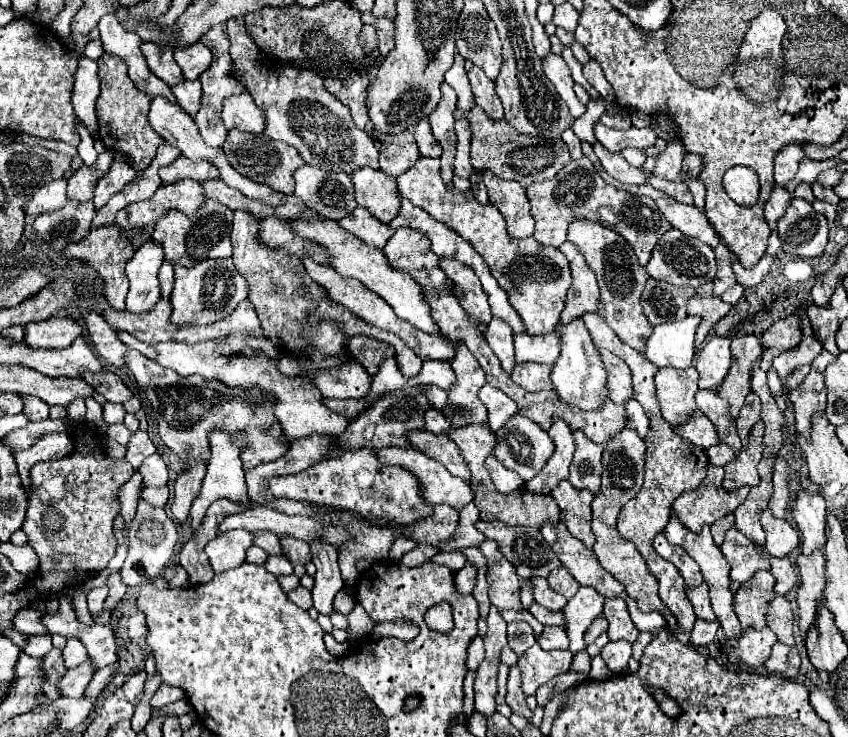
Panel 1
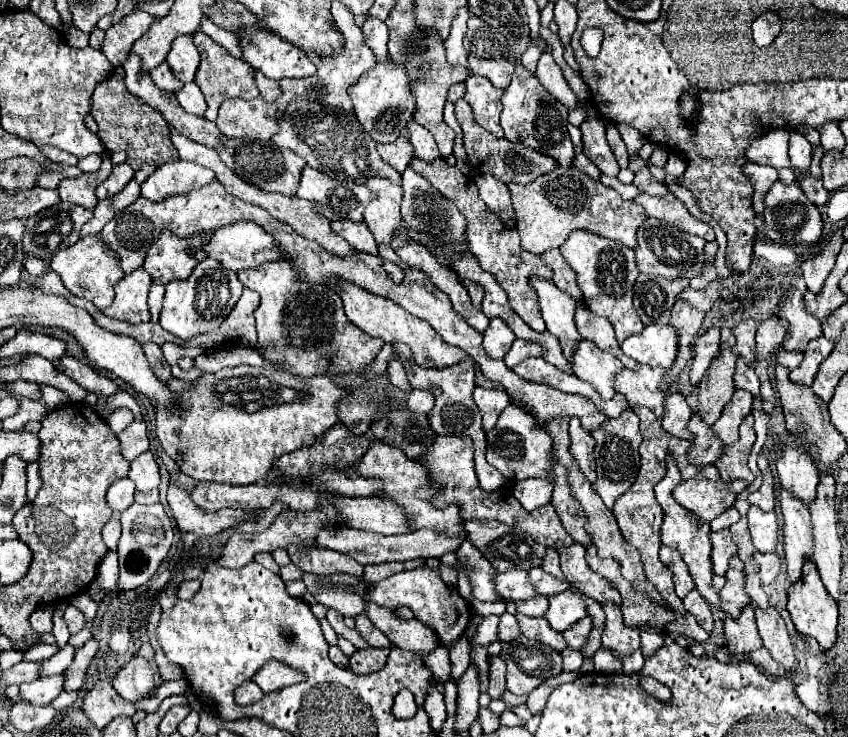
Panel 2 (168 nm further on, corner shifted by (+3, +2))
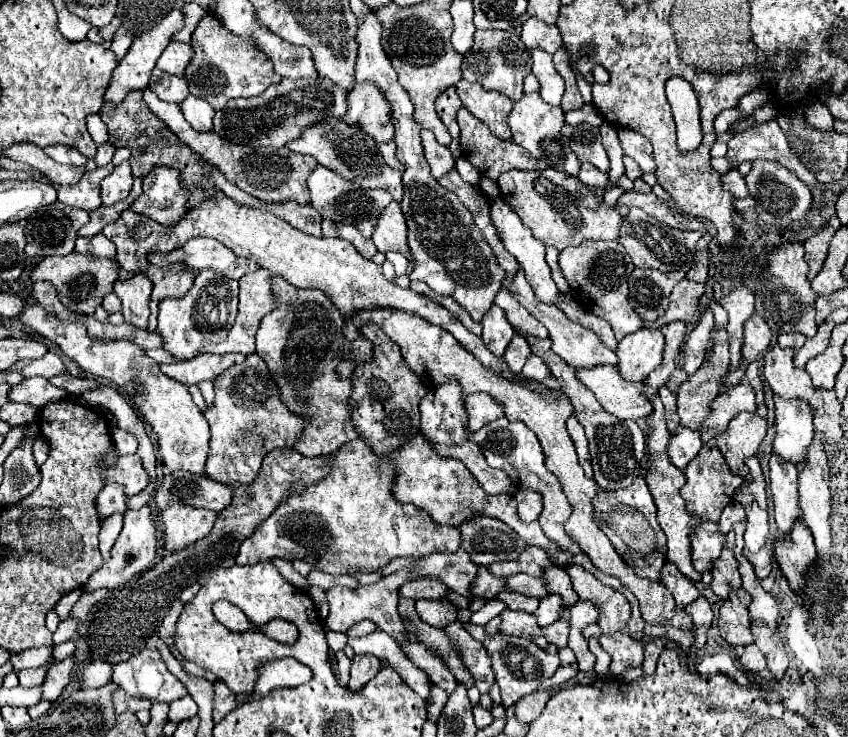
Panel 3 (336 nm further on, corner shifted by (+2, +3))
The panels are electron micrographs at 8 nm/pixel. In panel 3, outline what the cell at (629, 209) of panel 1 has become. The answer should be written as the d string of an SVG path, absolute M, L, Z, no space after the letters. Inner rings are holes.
M548 167L548 169L544 169L544 171L508 171L508 173L504 173L504 175L500 175L500 179L496 181L498 183L498 187L500 187L500 195L502 195L502 199L512 207L512 211L516 211L518 213L518 217L522 219L522 223L532 231L532 235L536 237L536 239L540 239L546 247L556 247L558 251L562 251L562 249L566 249L566 247L570 247L570 245L580 245L582 241L588 241L588 239L602 239L602 241L620 241L620 227L622 227L622 223L624 223L624 217L618 213L618 203L616 205L608 205L608 203L604 203L604 199L602 199L602 195L604 195L604 191L606 189L610 189L610 187L604 187L604 189L598 189L598 187L588 187L588 185L584 185L578 177L572 177L572 175L566 175L566 173L562 173L562 171L556 171L556 169L552 169L552 167Z

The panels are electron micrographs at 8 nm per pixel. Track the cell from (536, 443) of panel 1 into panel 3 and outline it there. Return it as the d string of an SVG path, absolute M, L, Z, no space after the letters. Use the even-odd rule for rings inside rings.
M500 417L500 419L484 425L478 433L472 433L472 441L476 441L480 445L480 449L484 451L484 457L486 457L488 465L506 471L508 477L517 487L540 491L540 495L544 497L544 509L538 517L540 527L544 527L544 533L550 539L554 539L566 551L576 555L580 549L568 539L568 535L564 531L564 523L572 515L572 507L570 507L570 503L568 503L568 499L562 491L562 485L560 485L558 477L552 471L548 471L548 467L544 465L546 457L542 453L542 447L540 447L540 441L538 441L536 433L530 431L522 421L508 421L506 417Z

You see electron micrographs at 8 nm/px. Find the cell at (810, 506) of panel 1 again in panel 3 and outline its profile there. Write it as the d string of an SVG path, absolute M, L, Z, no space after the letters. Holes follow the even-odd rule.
M774 397L776 405L776 439L774 439L774 453L796 465L806 467L806 451L814 439L814 427L812 427L812 409L808 403L794 399L784 401L780 397Z

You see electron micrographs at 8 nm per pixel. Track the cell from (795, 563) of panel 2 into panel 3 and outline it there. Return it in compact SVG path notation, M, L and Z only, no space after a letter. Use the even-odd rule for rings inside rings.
M774 453L770 457L770 493L778 531L780 535L788 535L802 515L798 503L798 469L792 463L776 459Z

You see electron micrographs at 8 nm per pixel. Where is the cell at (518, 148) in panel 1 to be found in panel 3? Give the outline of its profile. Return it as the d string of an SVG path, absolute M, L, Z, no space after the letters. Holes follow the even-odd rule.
M460 107L458 109L458 125L460 125L460 147L464 157L488 179L496 181L502 173L512 171L512 169L520 169L520 171L542 171L548 165L542 159L536 159L532 155L528 155L528 151L524 151L520 145L516 145L514 141L502 141L498 137L494 137L488 127L478 121L468 109Z

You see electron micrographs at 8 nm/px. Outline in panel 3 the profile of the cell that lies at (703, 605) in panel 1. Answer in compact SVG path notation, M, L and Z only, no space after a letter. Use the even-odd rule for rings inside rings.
M698 597L694 599L690 605L686 605L686 613L692 617L694 623L694 631L696 631L696 647L702 647L706 643L706 631L712 625L714 613L710 603L706 601L706 597Z

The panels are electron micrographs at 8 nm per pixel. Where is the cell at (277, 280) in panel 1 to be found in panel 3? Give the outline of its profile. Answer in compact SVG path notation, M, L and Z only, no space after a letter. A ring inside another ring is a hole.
M270 275L270 285L278 307L260 321L256 333L256 353L272 371L288 409L308 421L304 435L296 441L294 449L302 451L306 457L330 455L346 441L360 439L352 425L348 405L354 375L346 379L340 377L336 371L338 363L352 361L354 367L372 363L372 343L364 335L358 335L354 341L344 337L344 315L334 307L324 291L298 289L280 275Z

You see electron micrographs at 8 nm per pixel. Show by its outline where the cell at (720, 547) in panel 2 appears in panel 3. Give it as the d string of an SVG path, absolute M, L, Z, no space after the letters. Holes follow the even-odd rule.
M700 521L700 527L692 533L692 563L698 573L712 571L714 561L720 559L726 537L718 531L716 523Z

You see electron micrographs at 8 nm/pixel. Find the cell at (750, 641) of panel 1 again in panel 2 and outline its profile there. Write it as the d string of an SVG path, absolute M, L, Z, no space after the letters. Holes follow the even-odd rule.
M751 604L741 610L739 618L725 616L723 632L727 638L727 648L735 656L743 656L761 648L761 636L755 626L755 610Z

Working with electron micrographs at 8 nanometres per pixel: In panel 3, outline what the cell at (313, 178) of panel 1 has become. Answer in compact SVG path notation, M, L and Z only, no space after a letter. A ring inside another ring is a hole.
M318 165L310 175L308 175L308 189L310 189L310 199L312 199L312 207L324 217L324 219L332 219L338 223L348 223L348 225L356 225L360 229L360 233L364 233L364 237L370 239L374 225L376 225L376 215L380 215L380 211L392 201L392 195L384 189L364 189L336 173L332 173L330 169Z

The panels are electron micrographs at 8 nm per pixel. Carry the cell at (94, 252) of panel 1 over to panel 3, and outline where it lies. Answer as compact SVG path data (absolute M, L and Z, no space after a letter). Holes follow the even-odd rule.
M72 251L70 255L64 255L64 257L46 257L46 259L42 259L36 265L36 269L32 271L30 279L32 281L50 281L56 287L56 291L60 295L60 301L68 309L92 315L94 309L102 303L102 299L108 293L112 293L112 285L116 281L118 269L120 267L118 267L116 261L98 259L94 255L82 255L82 253Z

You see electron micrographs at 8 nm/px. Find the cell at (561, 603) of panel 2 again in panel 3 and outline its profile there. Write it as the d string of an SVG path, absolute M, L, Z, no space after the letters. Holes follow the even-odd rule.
M548 595L540 601L540 607L534 611L534 615L536 615L540 627L548 627L550 623L554 623L562 617L562 611L564 611L564 605L562 605L560 595Z

